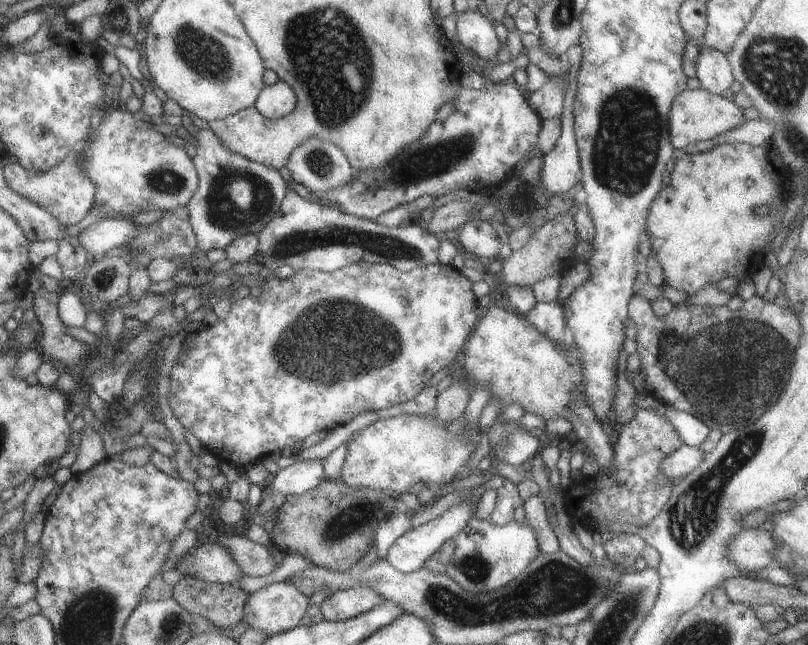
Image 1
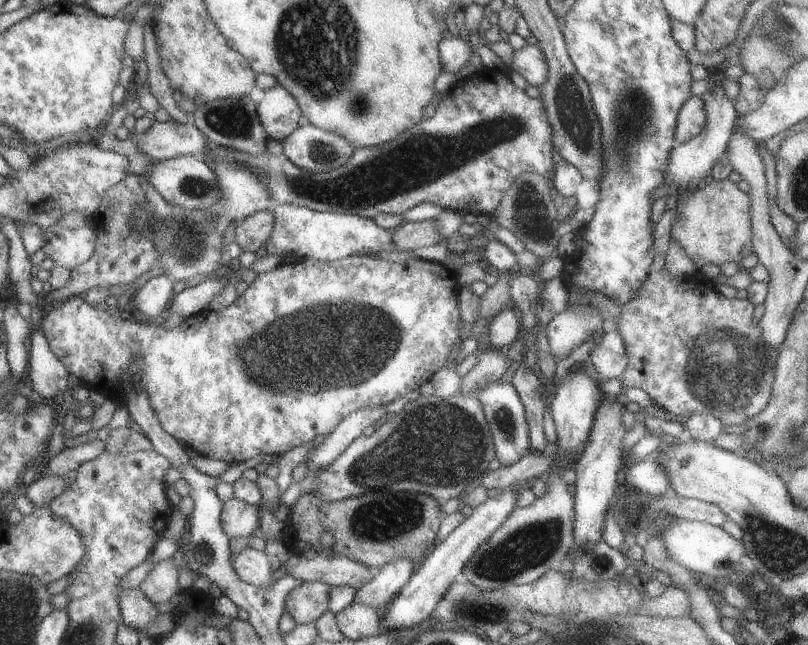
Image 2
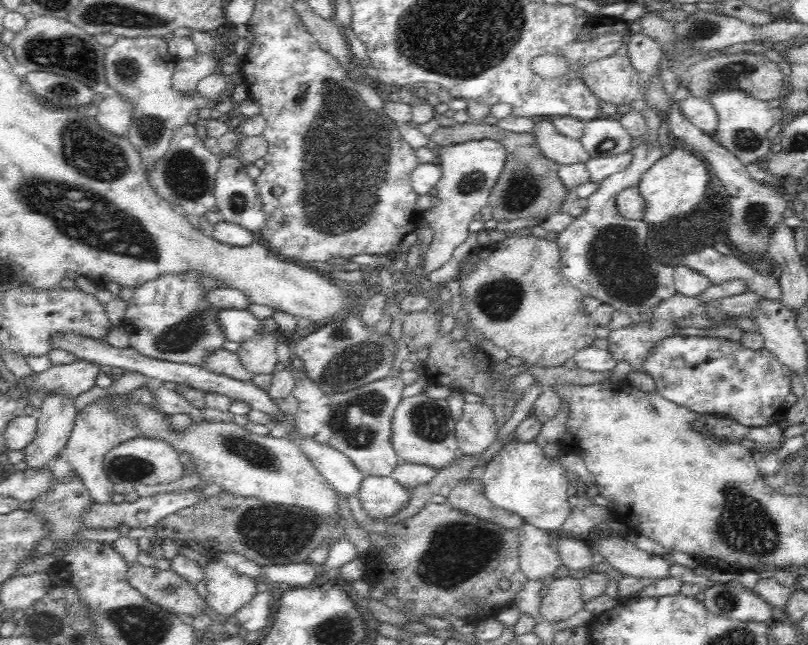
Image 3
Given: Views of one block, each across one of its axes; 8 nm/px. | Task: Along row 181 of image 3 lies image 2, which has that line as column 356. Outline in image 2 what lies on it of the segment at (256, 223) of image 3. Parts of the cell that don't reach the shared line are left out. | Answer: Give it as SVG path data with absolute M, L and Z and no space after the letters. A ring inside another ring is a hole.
M277 206L271 210L275 216L273 232L269 240L263 244L265 254L273 256L289 256L293 254L299 258L313 258L321 262L343 260L347 256L365 254L369 250L391 250L391 232L381 230L373 224L373 220L349 214L323 214L313 212L309 208L293 208L293 206Z

